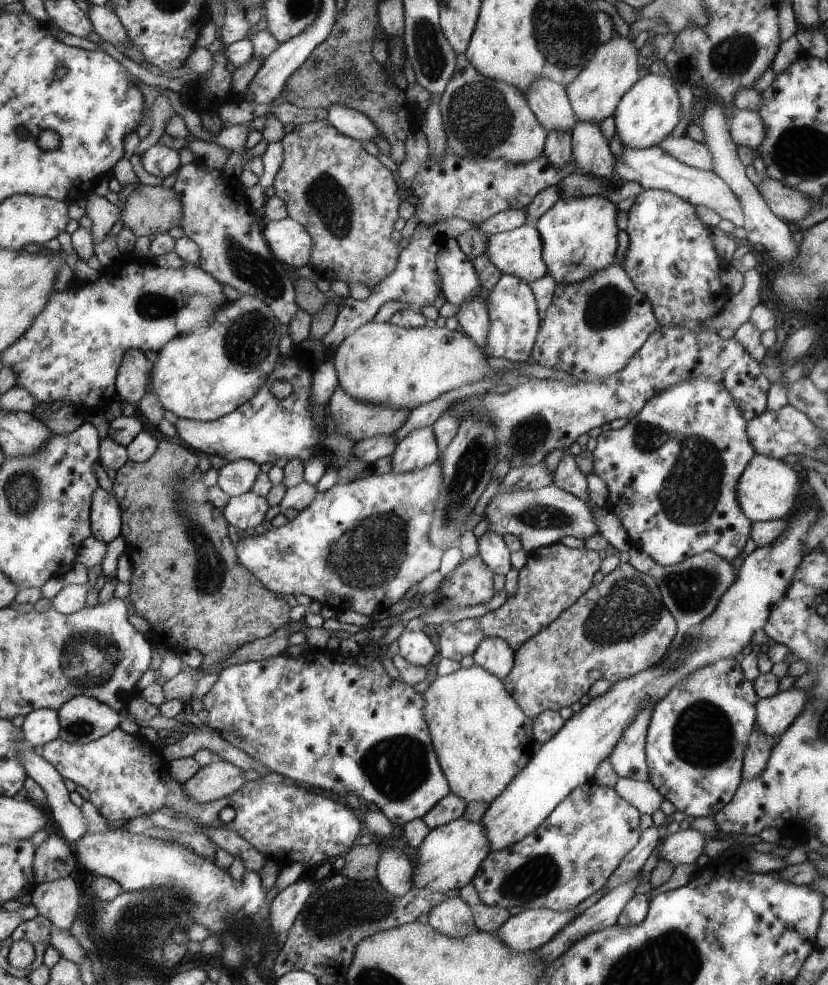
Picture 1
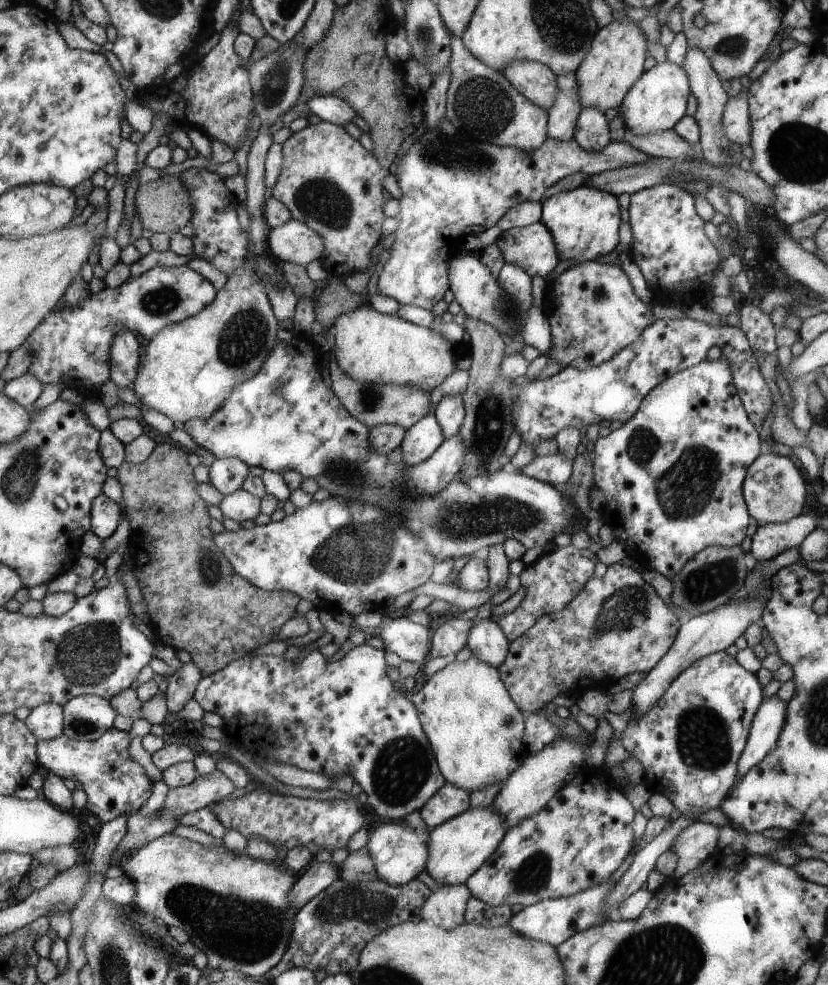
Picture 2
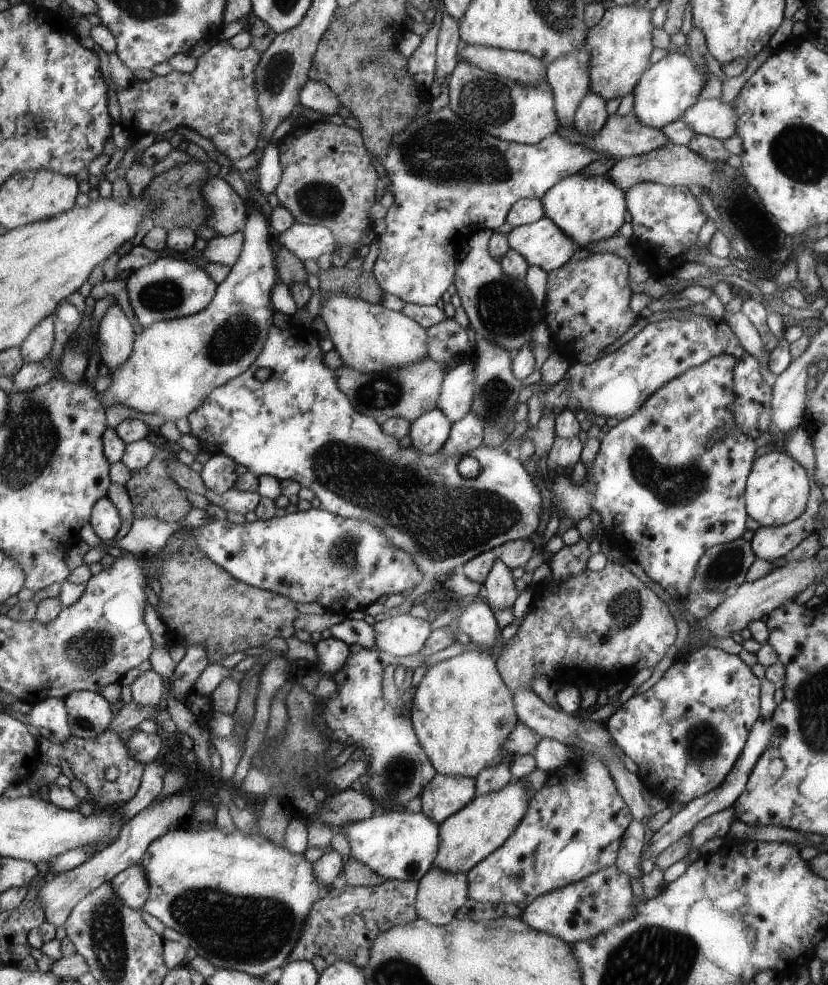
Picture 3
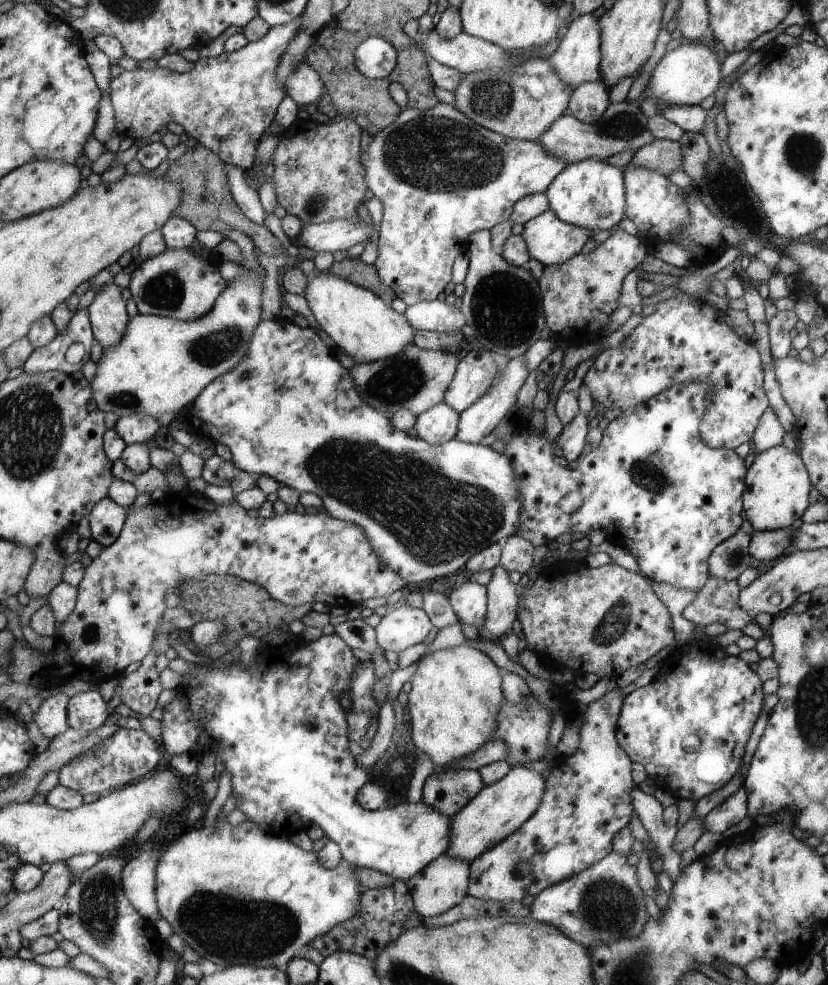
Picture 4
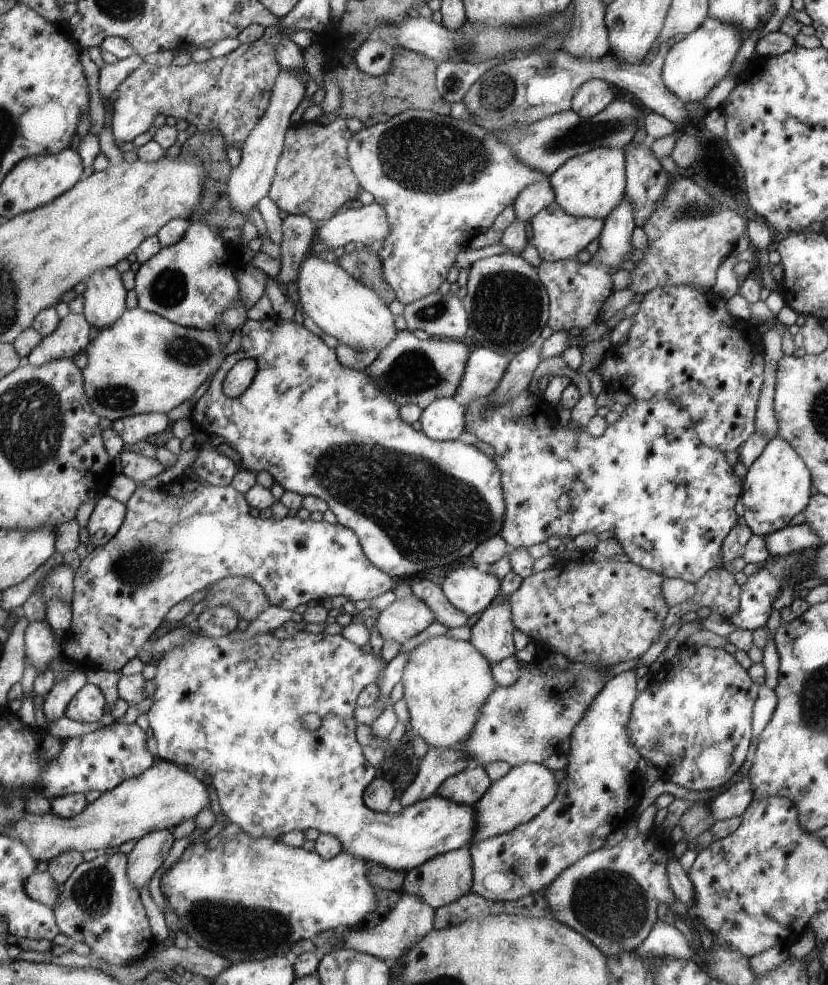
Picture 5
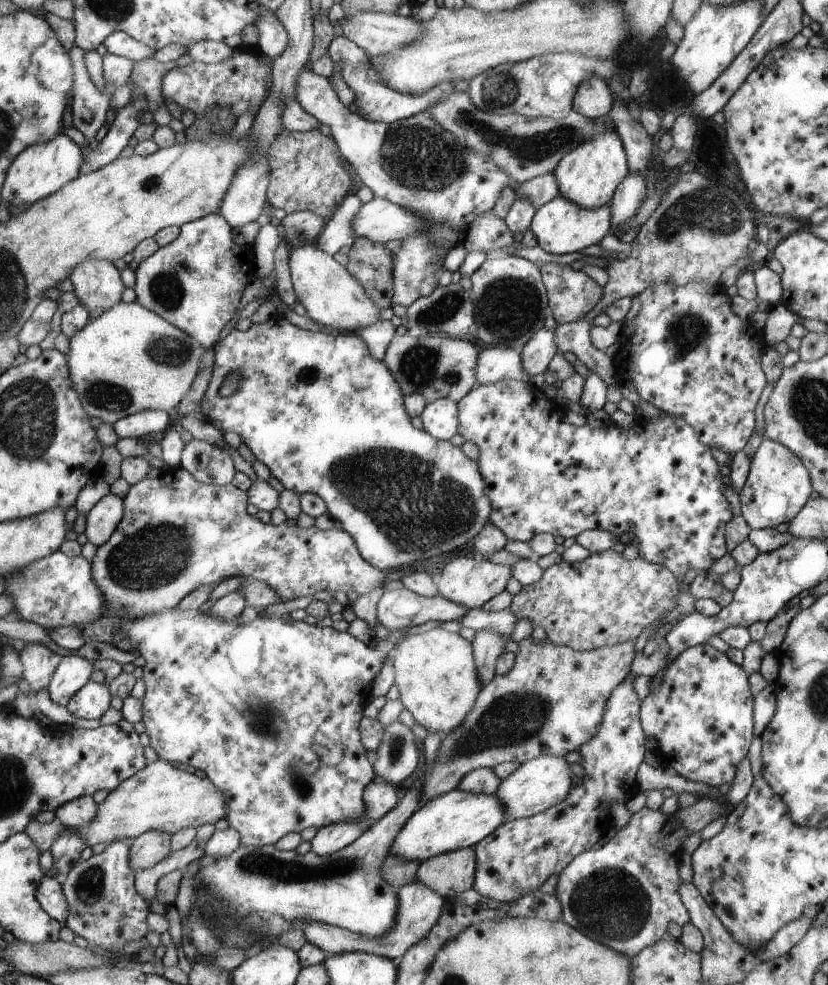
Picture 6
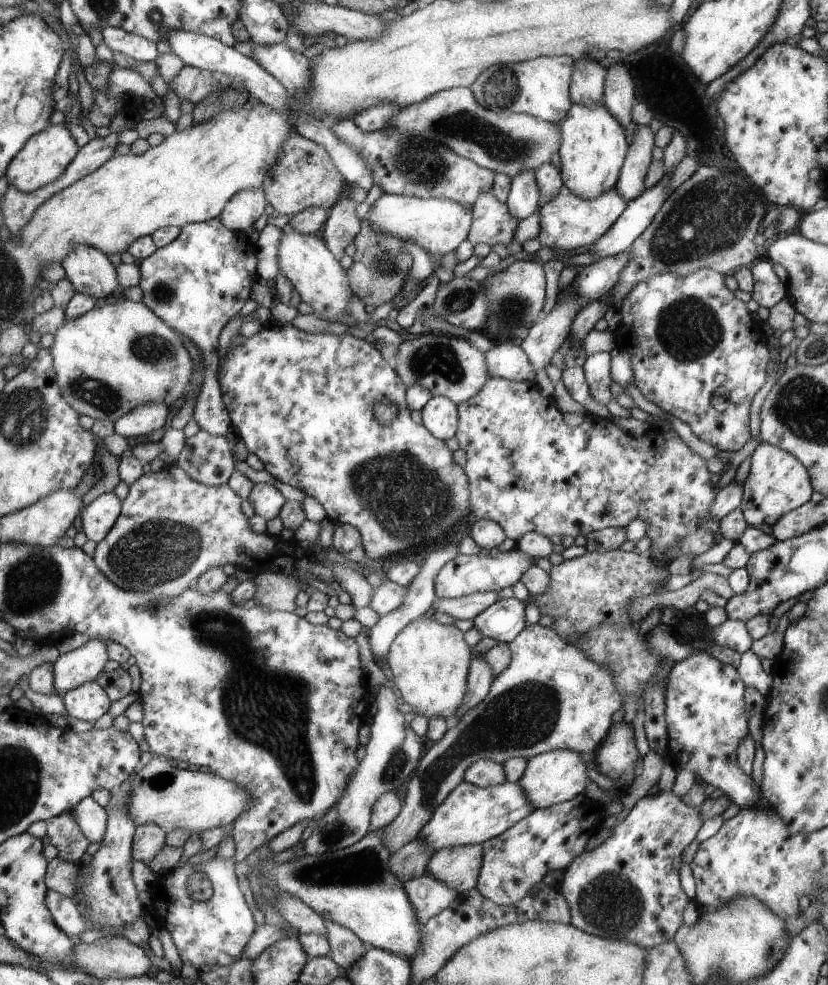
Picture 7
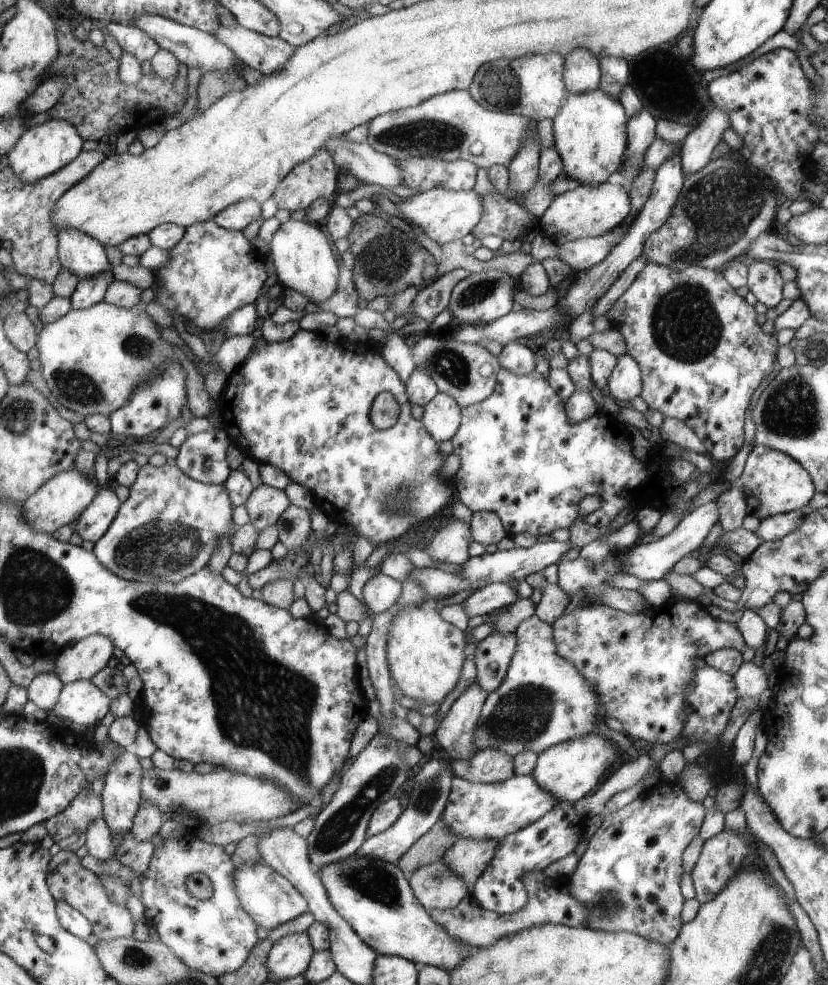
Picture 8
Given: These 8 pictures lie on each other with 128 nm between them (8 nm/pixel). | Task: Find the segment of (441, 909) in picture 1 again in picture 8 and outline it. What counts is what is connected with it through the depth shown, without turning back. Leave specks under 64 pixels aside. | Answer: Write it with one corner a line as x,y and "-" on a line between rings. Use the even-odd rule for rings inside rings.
457,839
439,858
445,862
457,880
468,889
476,884
477,877
488,868
489,861
495,856
498,840

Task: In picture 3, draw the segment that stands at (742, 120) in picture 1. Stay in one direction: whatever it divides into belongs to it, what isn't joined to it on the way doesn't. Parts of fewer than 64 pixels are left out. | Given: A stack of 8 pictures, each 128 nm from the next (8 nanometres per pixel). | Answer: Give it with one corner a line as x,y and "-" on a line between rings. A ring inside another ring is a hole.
699,99
680,118
695,134
707,135
720,141
735,134
735,112
731,102
720,99

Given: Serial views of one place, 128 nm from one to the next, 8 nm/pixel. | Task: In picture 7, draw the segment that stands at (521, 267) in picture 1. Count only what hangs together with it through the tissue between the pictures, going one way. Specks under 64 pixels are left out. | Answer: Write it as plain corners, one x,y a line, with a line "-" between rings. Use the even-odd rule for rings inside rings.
563,185
554,197
539,208
539,232
536,239
544,247
559,250
572,250
597,242
597,238
608,232
625,207
624,199
615,188
601,194
599,198
588,199
569,192

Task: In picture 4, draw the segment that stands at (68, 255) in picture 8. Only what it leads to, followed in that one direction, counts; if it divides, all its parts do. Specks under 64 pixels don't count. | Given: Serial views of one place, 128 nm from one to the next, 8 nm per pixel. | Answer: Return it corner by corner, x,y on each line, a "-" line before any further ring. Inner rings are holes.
106,283
95,302
89,306
94,335
104,350
117,346
125,338
129,318
125,312
126,299
120,286

